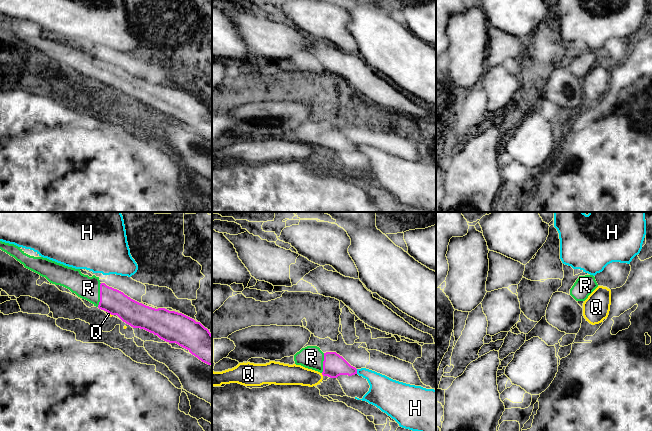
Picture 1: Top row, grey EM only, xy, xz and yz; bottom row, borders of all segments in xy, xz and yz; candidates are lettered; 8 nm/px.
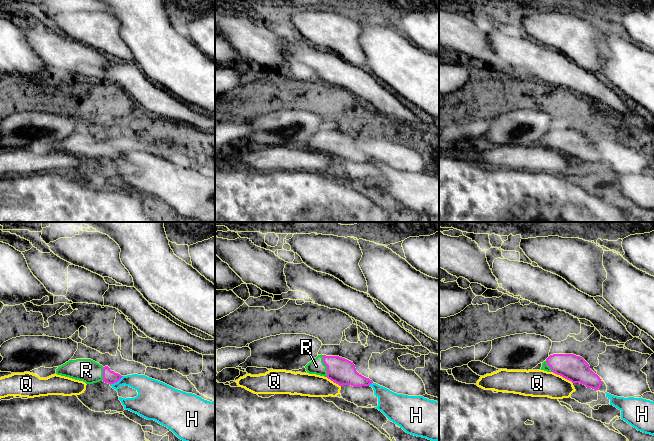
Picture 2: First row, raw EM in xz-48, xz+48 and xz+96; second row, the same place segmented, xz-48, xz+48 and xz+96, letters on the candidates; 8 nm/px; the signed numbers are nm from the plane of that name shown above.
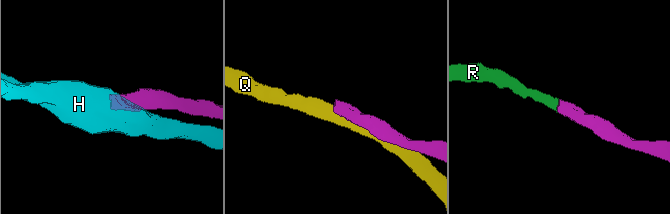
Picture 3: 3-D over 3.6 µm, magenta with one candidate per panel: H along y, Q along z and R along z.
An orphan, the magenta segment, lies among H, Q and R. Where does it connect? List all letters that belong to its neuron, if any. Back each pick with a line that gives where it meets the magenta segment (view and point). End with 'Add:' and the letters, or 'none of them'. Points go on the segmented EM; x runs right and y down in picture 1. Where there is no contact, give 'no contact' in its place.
R: xy (100, 295)
Add: R

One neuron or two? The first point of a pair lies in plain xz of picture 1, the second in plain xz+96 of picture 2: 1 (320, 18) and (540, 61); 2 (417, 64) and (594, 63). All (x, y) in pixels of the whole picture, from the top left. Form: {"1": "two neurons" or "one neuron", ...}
{"1": "two neurons", "2": "two neurons"}

